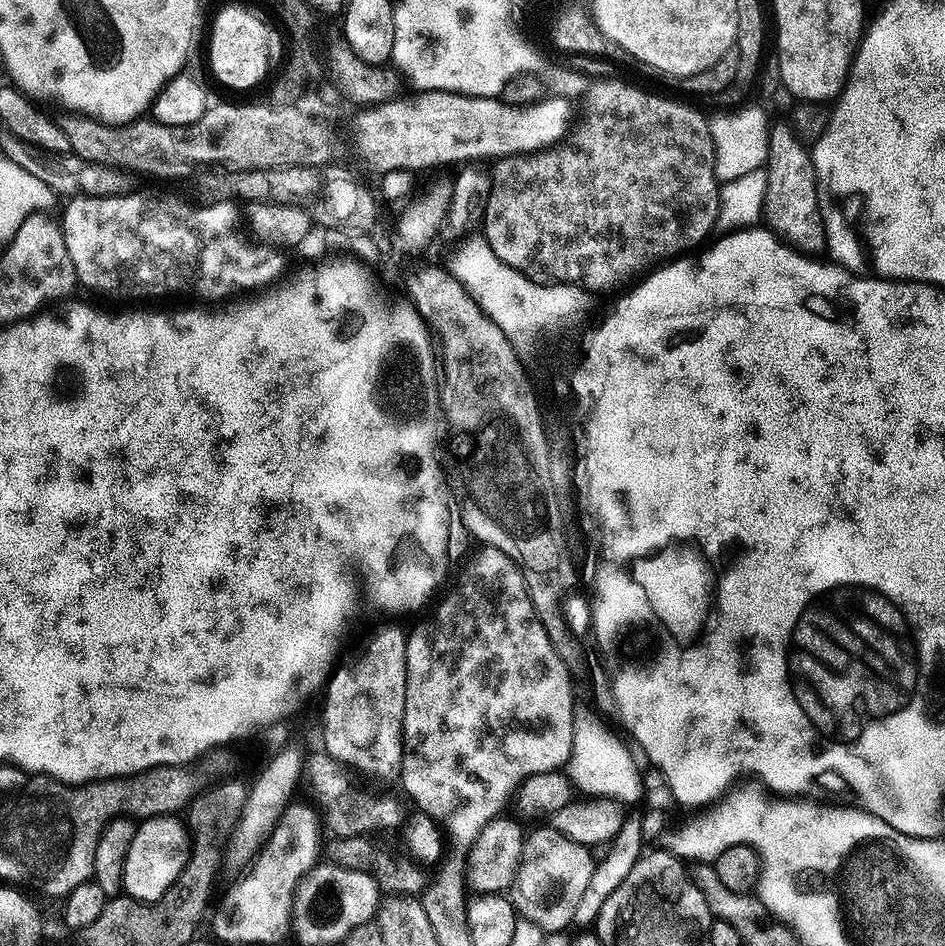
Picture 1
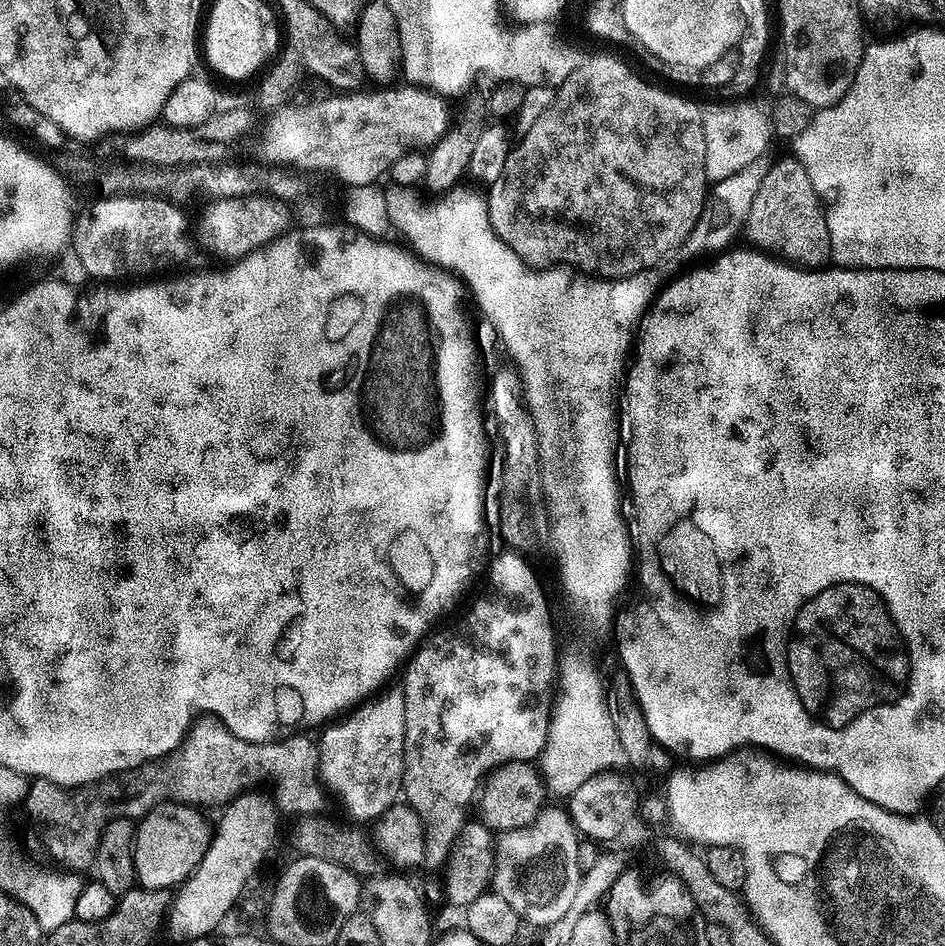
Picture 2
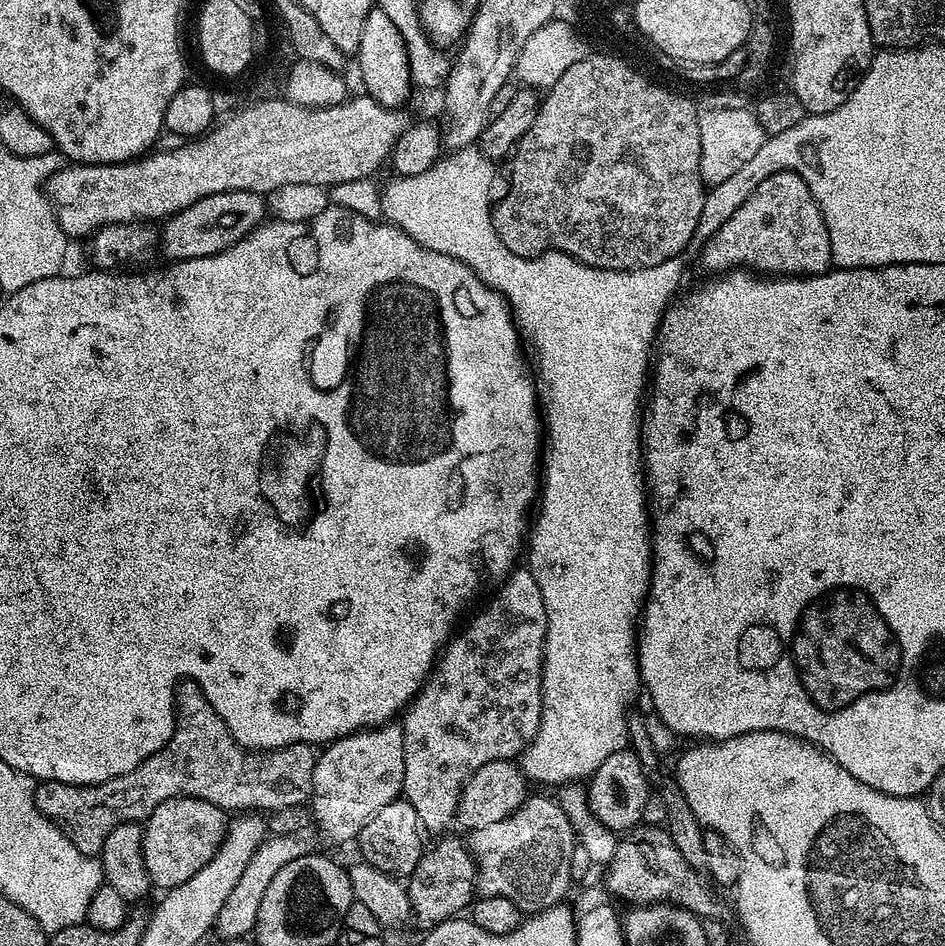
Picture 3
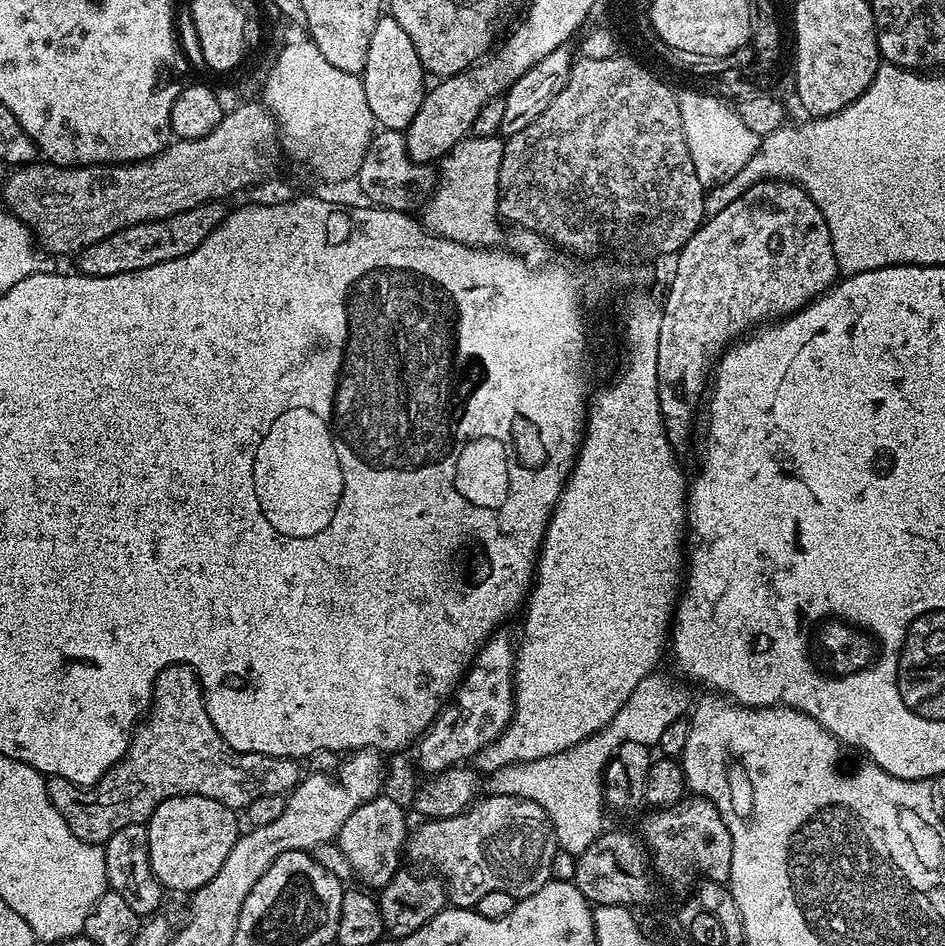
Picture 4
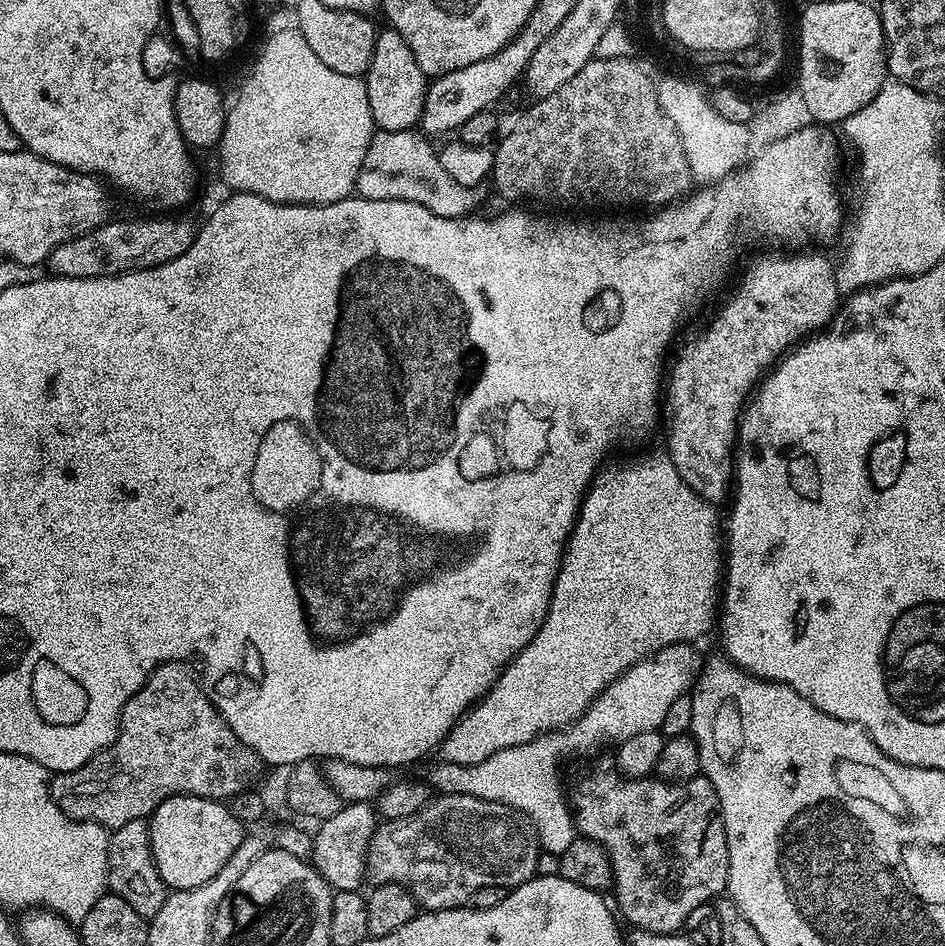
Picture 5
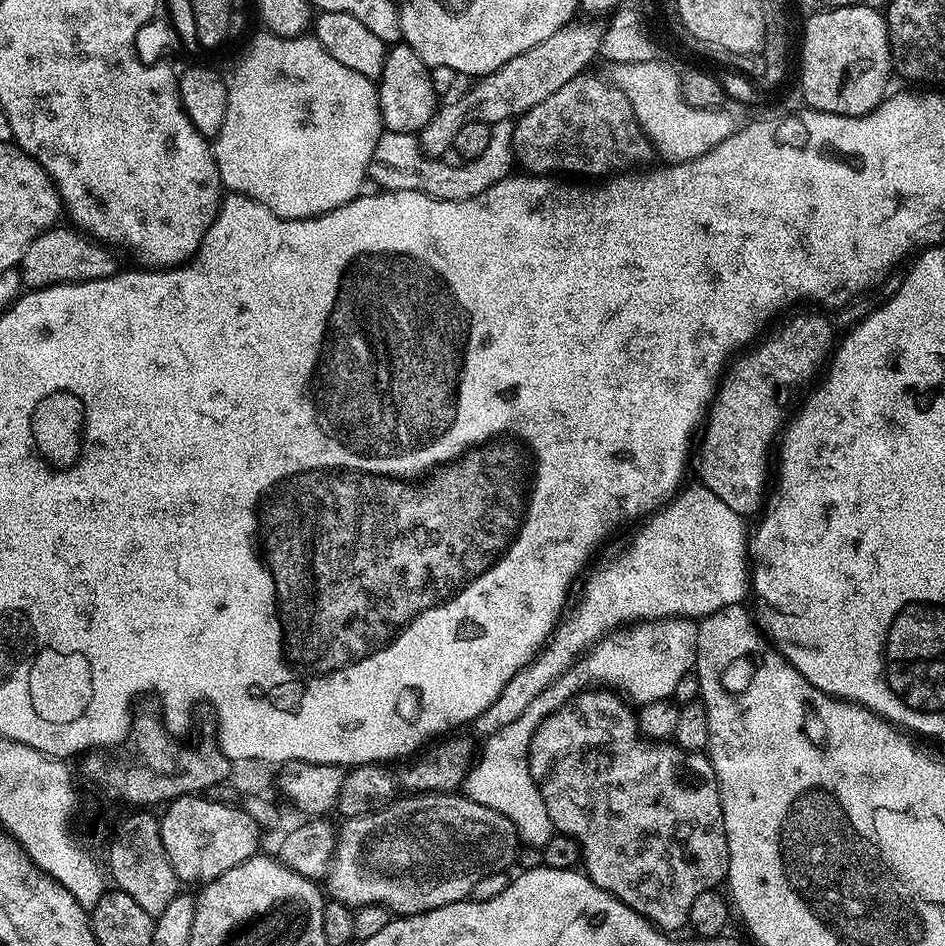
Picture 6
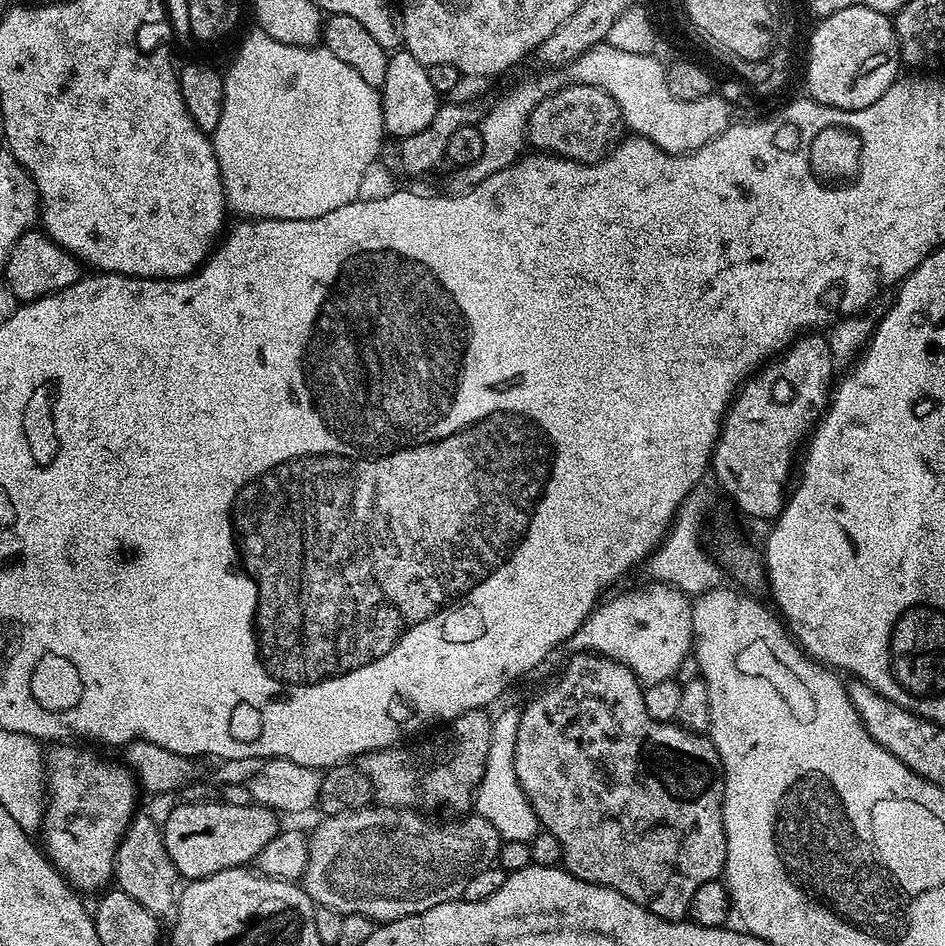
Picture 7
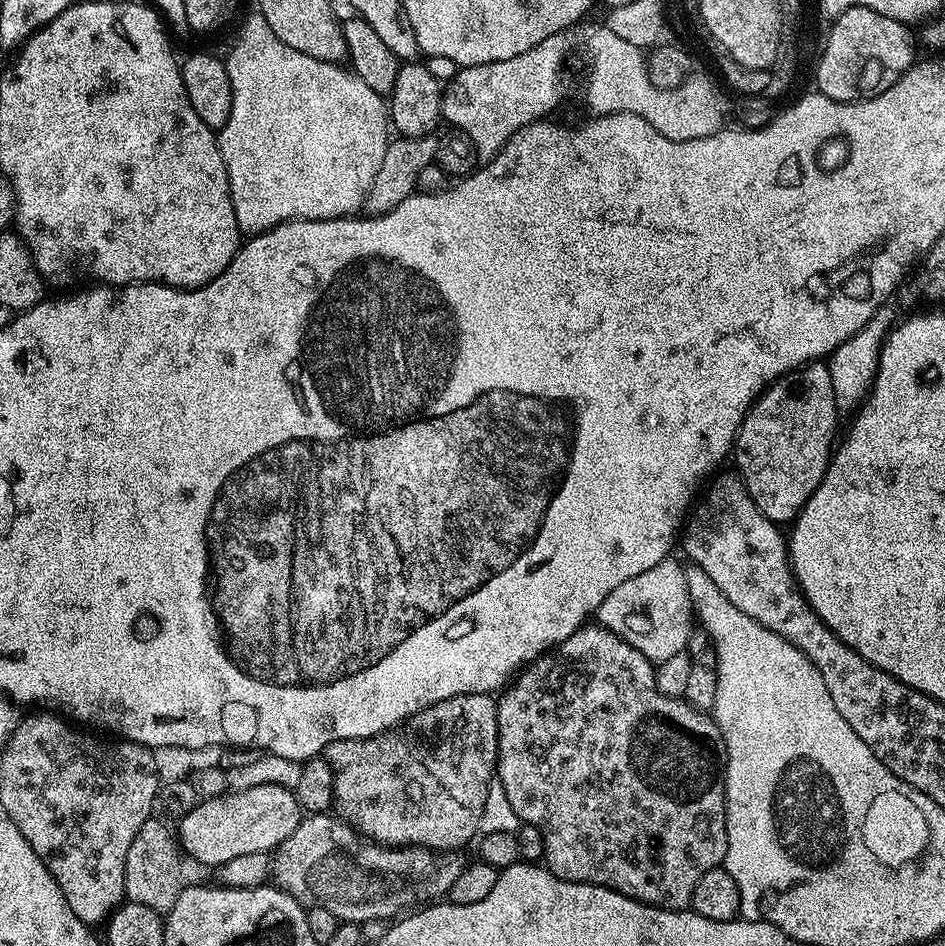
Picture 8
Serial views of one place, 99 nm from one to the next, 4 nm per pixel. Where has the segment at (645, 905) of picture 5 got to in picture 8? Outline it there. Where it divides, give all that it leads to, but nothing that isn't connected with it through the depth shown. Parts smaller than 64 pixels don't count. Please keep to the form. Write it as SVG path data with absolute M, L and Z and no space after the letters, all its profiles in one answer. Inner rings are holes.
M599 626L579 628L577 632L570 634L570 638L531 661L503 689L502 695L504 697L496 700L498 754L495 775L502 790L506 790L506 799L510 801L514 814L518 814L521 822L534 826L542 834L543 863L548 871L560 880L597 884L643 904L653 904L655 908L687 909L692 903L698 878L721 867L728 849L722 775L726 767L724 736L720 733L715 719L707 711L696 708L683 698L663 696L656 689L656 669L653 661L634 650L634 646L630 646L622 637L614 635L608 628Z

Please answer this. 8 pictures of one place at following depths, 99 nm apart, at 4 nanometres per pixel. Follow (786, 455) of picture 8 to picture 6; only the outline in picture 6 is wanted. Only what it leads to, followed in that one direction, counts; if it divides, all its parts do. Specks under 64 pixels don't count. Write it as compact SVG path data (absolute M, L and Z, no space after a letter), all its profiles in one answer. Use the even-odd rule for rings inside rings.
M804 312L801 316L786 321L773 336L766 337L757 348L750 349L745 356L737 355L727 365L706 412L706 423L702 428L704 437L700 440L700 457L696 460L696 472L700 475L697 476L699 483L709 488L718 498L722 498L722 502L726 502L726 506L730 506L730 510L734 510L739 516L751 518L761 511L766 500L764 483L768 480L768 447L785 423L783 408L791 402L792 391L819 370L820 363L829 359L833 348L831 322L816 312Z

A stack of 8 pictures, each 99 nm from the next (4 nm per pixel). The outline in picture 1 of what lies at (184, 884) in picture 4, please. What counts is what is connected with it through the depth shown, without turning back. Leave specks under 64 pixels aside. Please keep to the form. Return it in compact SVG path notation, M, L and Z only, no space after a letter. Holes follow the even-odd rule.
M175 815L150 816L141 819L136 826L134 842L126 853L124 867L123 895L129 901L142 904L155 904L170 890L170 886L184 872L188 855L192 852L192 840L183 819Z

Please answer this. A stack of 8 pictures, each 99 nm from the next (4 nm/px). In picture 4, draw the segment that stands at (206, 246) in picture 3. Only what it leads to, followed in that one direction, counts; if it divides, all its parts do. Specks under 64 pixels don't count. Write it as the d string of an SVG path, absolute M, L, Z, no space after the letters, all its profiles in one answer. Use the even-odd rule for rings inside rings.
M216 202L199 204L190 210L182 210L178 214L161 220L126 226L75 253L74 260L80 267L77 269L86 276L109 276L110 274L126 274L134 270L142 270L146 266L182 258L193 252L224 219L226 212L220 207L221 205Z

